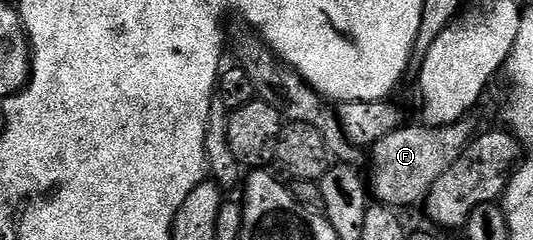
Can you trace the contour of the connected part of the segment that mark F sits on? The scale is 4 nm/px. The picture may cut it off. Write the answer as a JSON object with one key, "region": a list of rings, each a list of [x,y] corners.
{"region":[[[460,121],[451,123],[448,127],[429,127],[426,125],[418,125],[419,127],[410,127],[404,125],[396,129],[393,133],[389,133],[389,137],[381,137],[381,141],[377,141],[377,145],[370,148],[371,155],[371,181],[369,177],[369,191],[372,196],[375,195],[380,204],[386,205],[392,209],[400,209],[399,207],[411,207],[414,203],[422,204],[426,200],[427,194],[433,189],[433,185],[437,185],[437,177],[441,177],[441,173],[445,173],[454,163],[462,157],[464,151],[467,150],[472,142],[470,122]]]}

